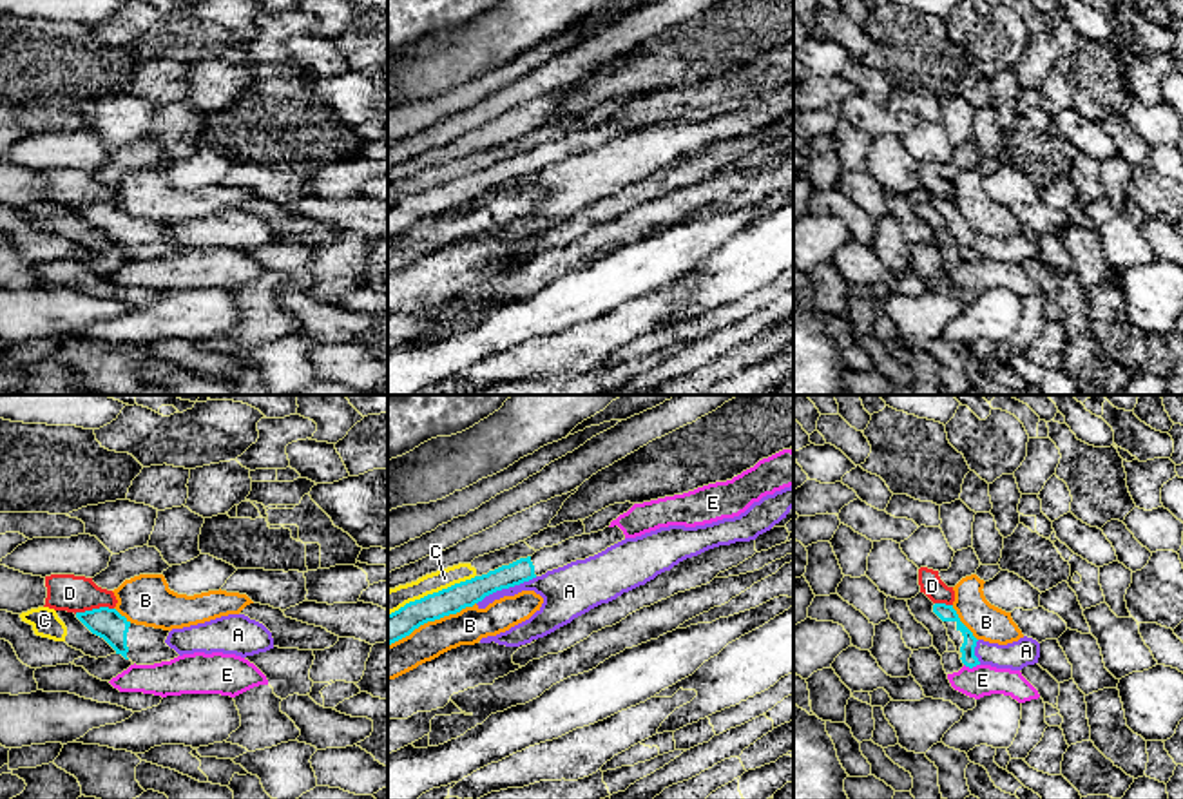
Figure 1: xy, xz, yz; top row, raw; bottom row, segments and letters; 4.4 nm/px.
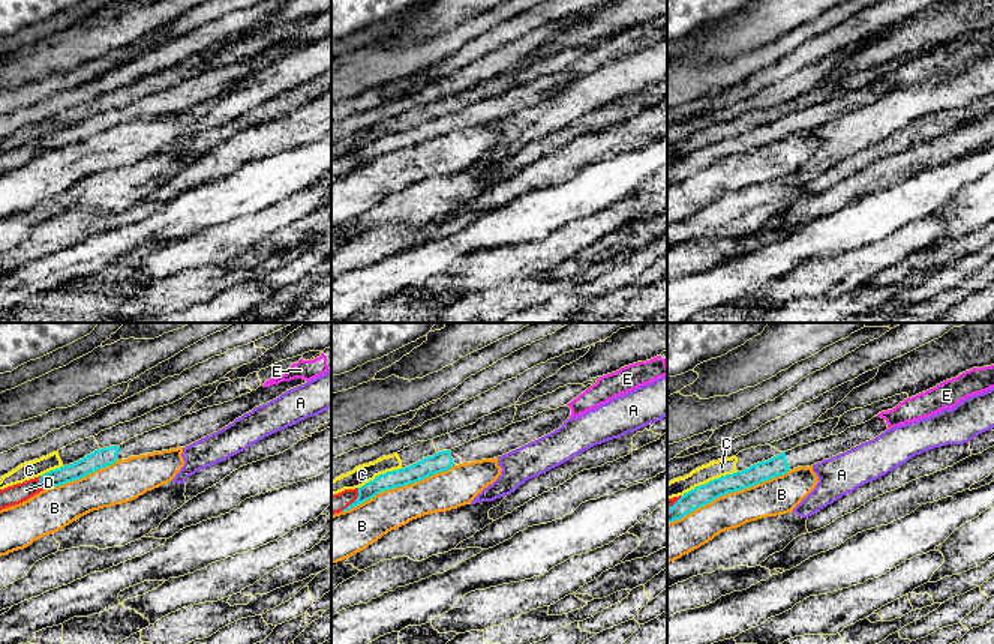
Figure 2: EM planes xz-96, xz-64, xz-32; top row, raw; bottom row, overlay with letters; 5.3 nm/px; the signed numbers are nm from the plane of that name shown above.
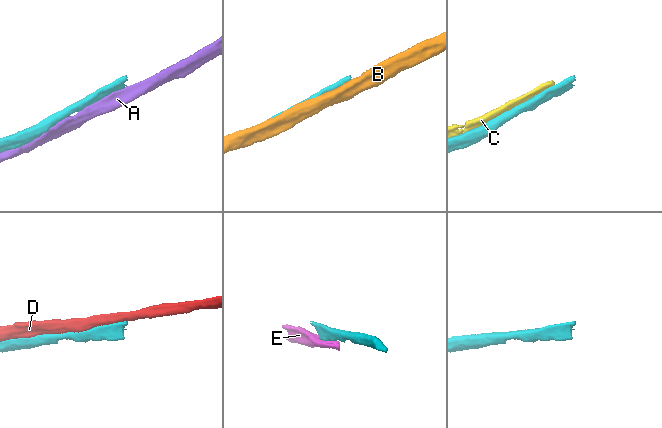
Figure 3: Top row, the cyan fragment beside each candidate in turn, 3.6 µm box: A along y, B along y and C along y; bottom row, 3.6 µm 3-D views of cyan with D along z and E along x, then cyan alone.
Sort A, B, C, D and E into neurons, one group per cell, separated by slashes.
A / B / C / D / E

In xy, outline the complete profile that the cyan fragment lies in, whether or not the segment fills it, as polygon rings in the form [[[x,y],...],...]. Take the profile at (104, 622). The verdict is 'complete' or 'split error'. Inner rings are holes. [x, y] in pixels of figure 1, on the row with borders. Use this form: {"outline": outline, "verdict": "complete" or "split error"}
{"outline": [[[100,607],[76,612],[76,618],[92,634],[103,638],[116,654],[136,665],[154,665],[179,656],[165,643],[170,631],[130,623],[116,609]]], "verdict": "split error"}

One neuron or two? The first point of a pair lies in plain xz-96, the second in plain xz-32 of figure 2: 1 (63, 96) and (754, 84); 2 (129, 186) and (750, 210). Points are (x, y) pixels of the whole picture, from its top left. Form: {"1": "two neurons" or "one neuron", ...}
{"1": "two neurons", "2": "one neuron"}

